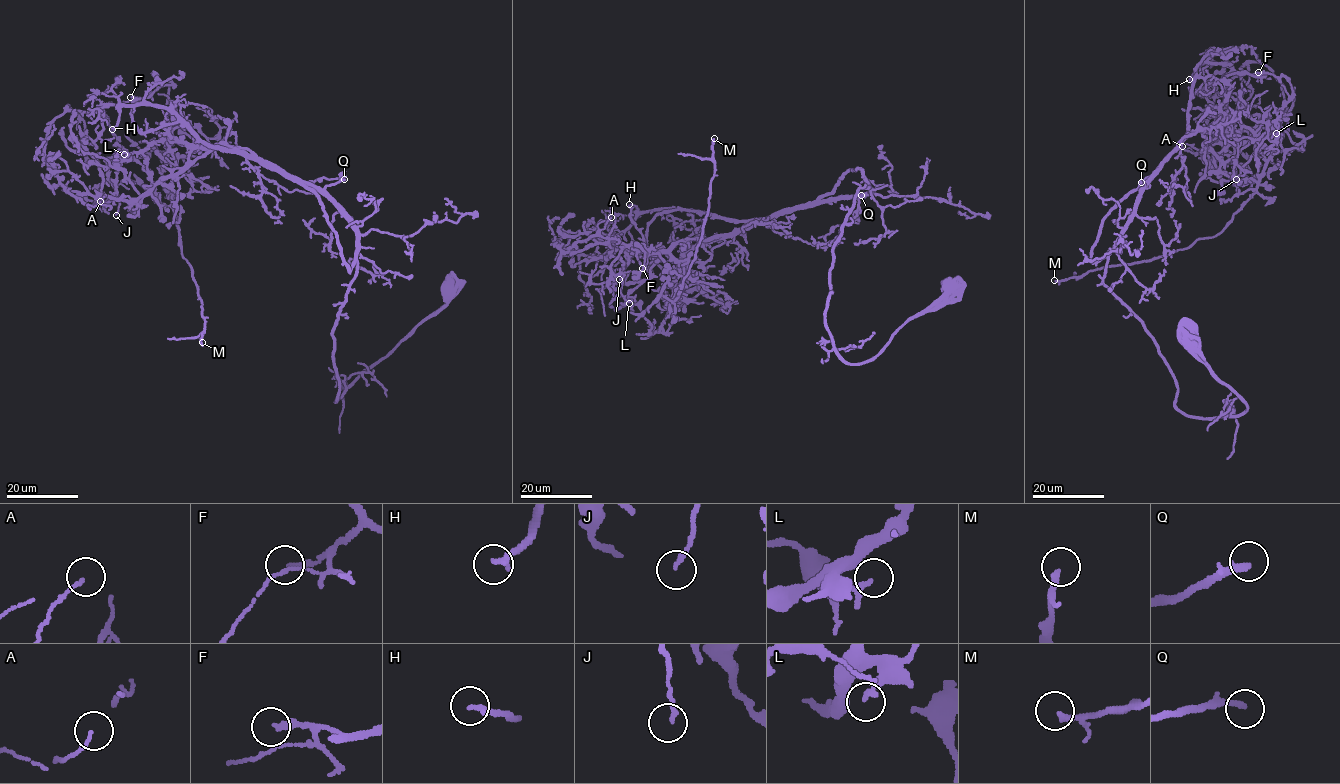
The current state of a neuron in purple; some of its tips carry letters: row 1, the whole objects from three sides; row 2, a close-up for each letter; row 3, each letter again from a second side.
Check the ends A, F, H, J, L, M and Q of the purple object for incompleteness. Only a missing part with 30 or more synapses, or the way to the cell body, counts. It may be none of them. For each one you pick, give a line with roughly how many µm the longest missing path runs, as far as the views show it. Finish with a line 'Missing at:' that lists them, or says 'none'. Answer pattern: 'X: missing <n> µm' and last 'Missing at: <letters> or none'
F: missing 15 µm
H: missing 20 µm
Missing at: F, H

